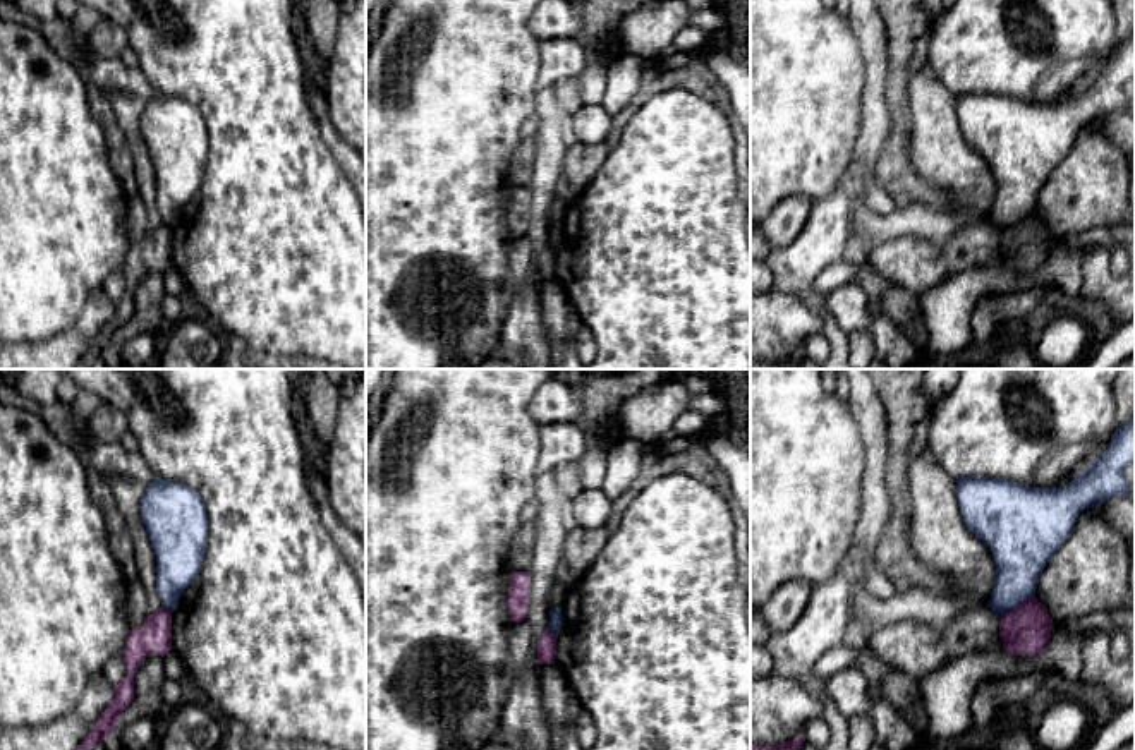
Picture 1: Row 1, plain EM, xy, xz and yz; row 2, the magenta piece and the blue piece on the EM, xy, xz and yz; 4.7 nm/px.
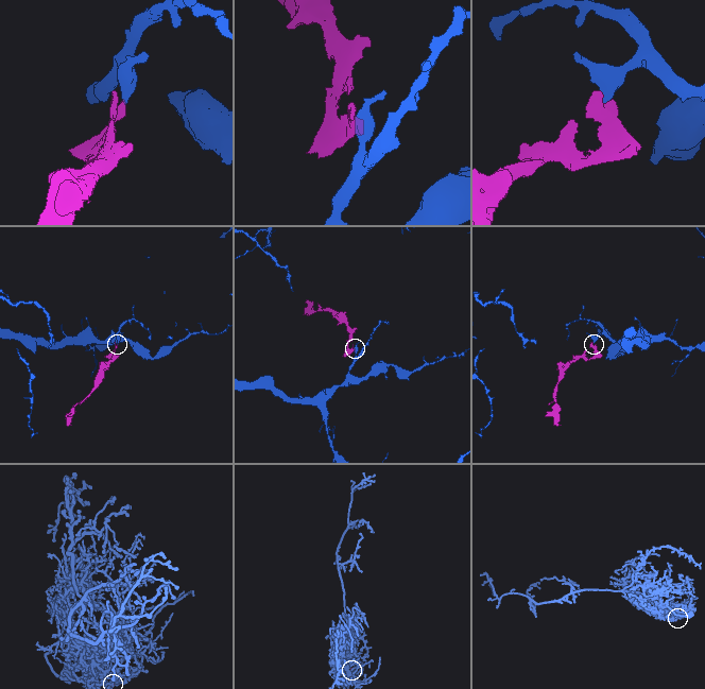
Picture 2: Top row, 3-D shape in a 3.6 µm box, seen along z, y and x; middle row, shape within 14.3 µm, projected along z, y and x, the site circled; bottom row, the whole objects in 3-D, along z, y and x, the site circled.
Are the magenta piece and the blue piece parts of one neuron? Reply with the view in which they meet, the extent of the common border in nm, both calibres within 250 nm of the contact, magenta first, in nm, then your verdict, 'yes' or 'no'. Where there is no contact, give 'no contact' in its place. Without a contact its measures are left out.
meets magenta in yz; contact 180 nm long; 220 nm thick on the magenta side, 260 nm on the other; no

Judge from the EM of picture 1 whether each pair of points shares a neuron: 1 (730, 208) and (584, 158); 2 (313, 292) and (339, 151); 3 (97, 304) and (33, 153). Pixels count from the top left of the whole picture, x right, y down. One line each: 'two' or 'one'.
1: two
2: two
3: two

